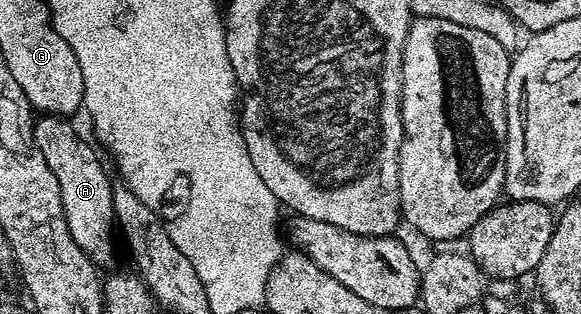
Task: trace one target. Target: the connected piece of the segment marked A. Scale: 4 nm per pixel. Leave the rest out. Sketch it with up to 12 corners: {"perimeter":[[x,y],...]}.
{"perimeter":[[57,115],[35,120],[73,241],[103,269],[117,224],[99,155]]}

